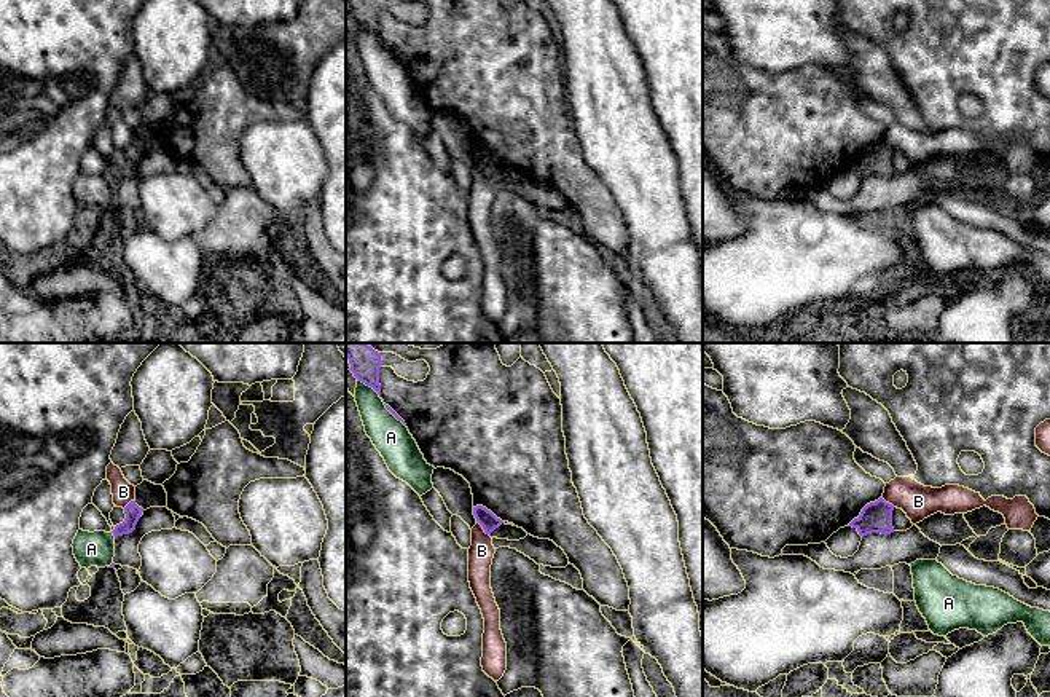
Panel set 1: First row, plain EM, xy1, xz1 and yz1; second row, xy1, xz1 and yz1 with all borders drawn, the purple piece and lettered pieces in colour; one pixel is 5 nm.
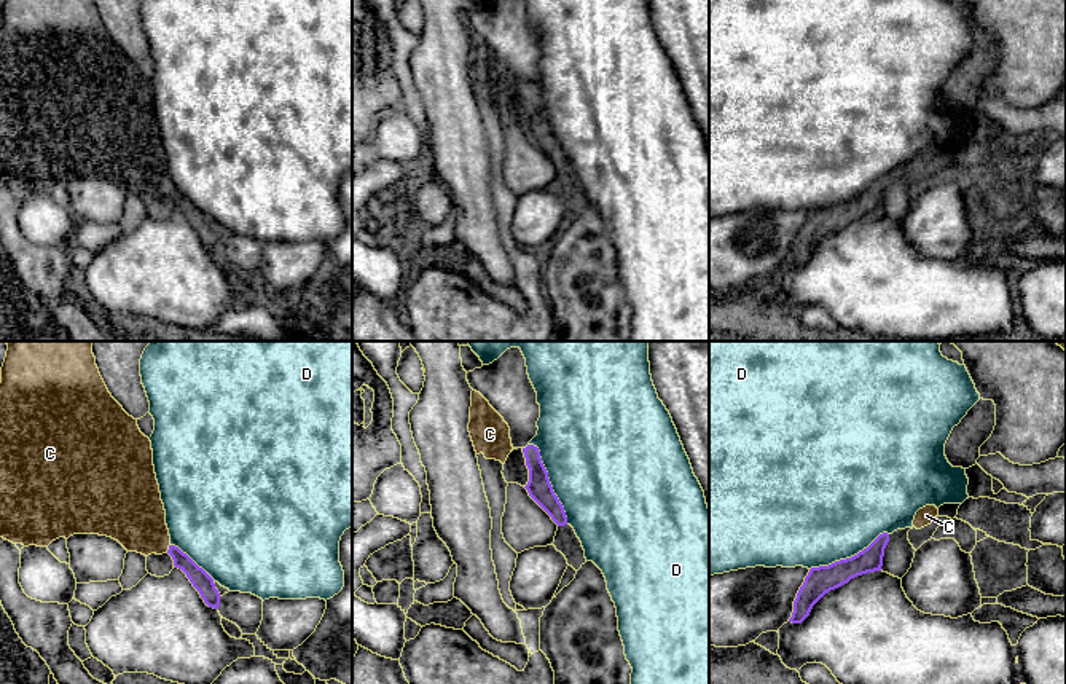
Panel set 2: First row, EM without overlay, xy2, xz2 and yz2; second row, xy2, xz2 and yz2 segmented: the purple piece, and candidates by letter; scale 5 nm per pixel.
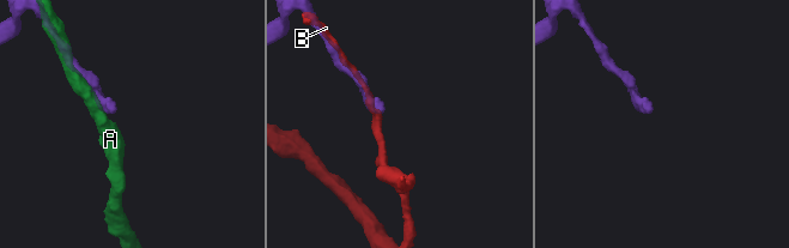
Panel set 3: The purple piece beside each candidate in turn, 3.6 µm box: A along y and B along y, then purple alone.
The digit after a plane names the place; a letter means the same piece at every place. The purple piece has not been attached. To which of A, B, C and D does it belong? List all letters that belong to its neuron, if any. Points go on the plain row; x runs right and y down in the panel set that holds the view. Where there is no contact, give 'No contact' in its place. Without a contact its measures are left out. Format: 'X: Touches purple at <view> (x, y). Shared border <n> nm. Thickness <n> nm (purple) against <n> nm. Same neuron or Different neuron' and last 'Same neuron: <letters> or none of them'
A: Touches purple at xz1 (392, 56). Shared border 180 nm. Thickness 20 nm (purple) against 190 nm. Different neuron
B: Touches purple at xz1 (483, 171). Shared border 110 nm. Thickness 90 nm (purple) against 130 nm. Different neuron
C: Touches purple at xy2 (169, 190). Shared border 40 nm. Thickness 100 nm (purple) against 320 nm. Same neuron
D: Touches purple at xz2 (548, 125). Shared border 460 nm. Thickness 120 nm (purple) against 480 nm. Different neuron
Same neuron: C

